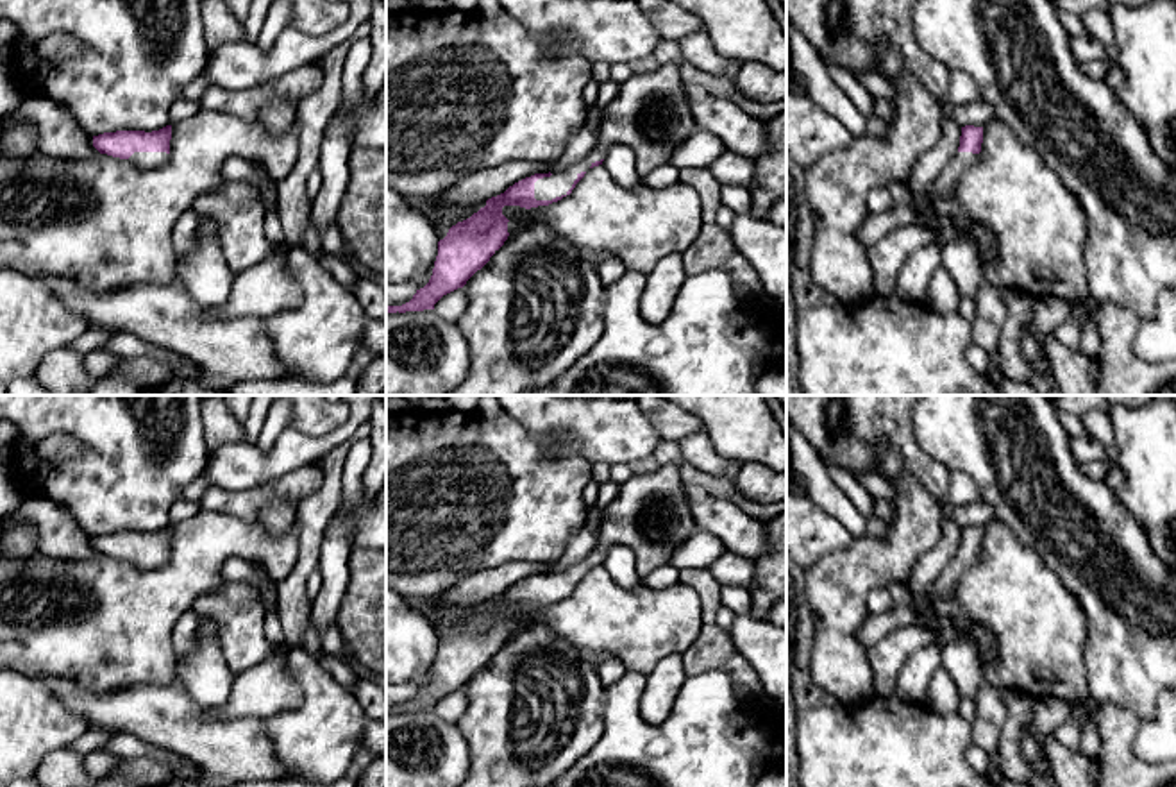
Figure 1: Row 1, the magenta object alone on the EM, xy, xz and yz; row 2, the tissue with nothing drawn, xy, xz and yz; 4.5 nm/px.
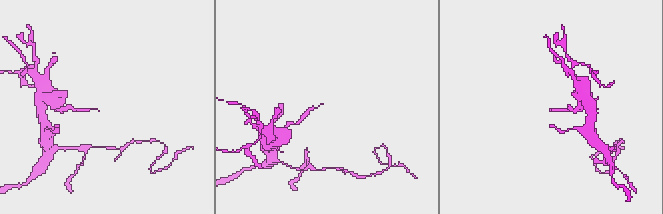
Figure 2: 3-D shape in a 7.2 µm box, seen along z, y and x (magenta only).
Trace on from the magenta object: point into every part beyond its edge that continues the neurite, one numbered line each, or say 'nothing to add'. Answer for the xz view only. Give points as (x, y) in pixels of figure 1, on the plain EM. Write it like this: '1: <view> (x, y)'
1: xz (651, 516)

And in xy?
1: xy (138, 558)

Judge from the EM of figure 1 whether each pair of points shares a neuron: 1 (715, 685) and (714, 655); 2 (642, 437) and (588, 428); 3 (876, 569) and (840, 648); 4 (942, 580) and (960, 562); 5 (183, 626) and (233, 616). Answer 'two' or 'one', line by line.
1: two
2: one
3: one
4: one
5: two

